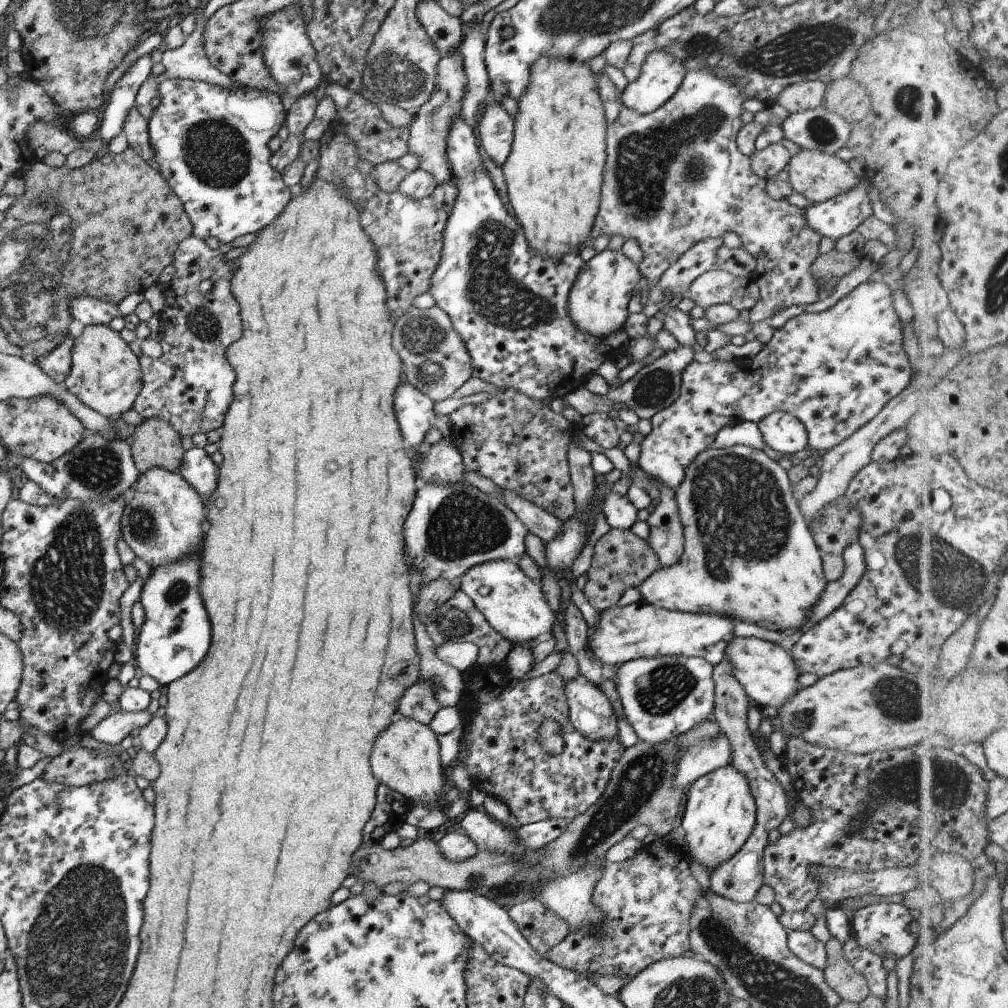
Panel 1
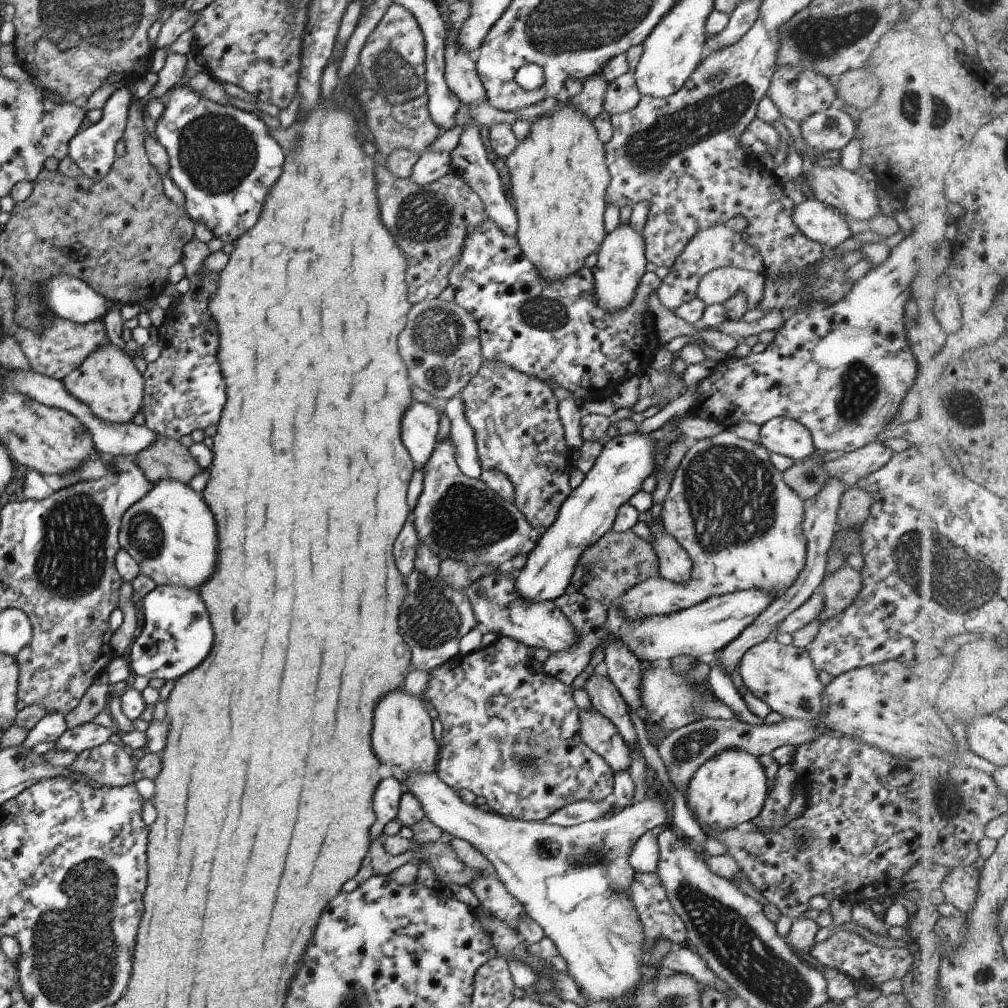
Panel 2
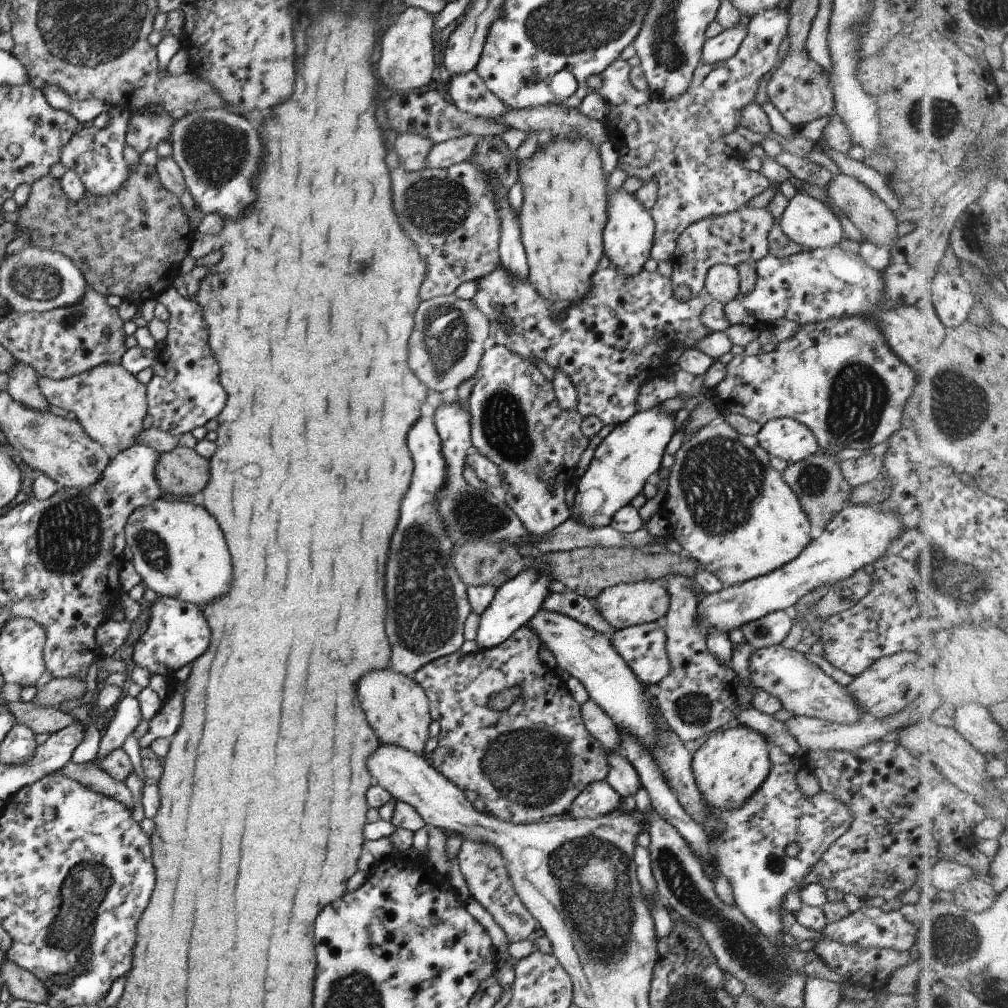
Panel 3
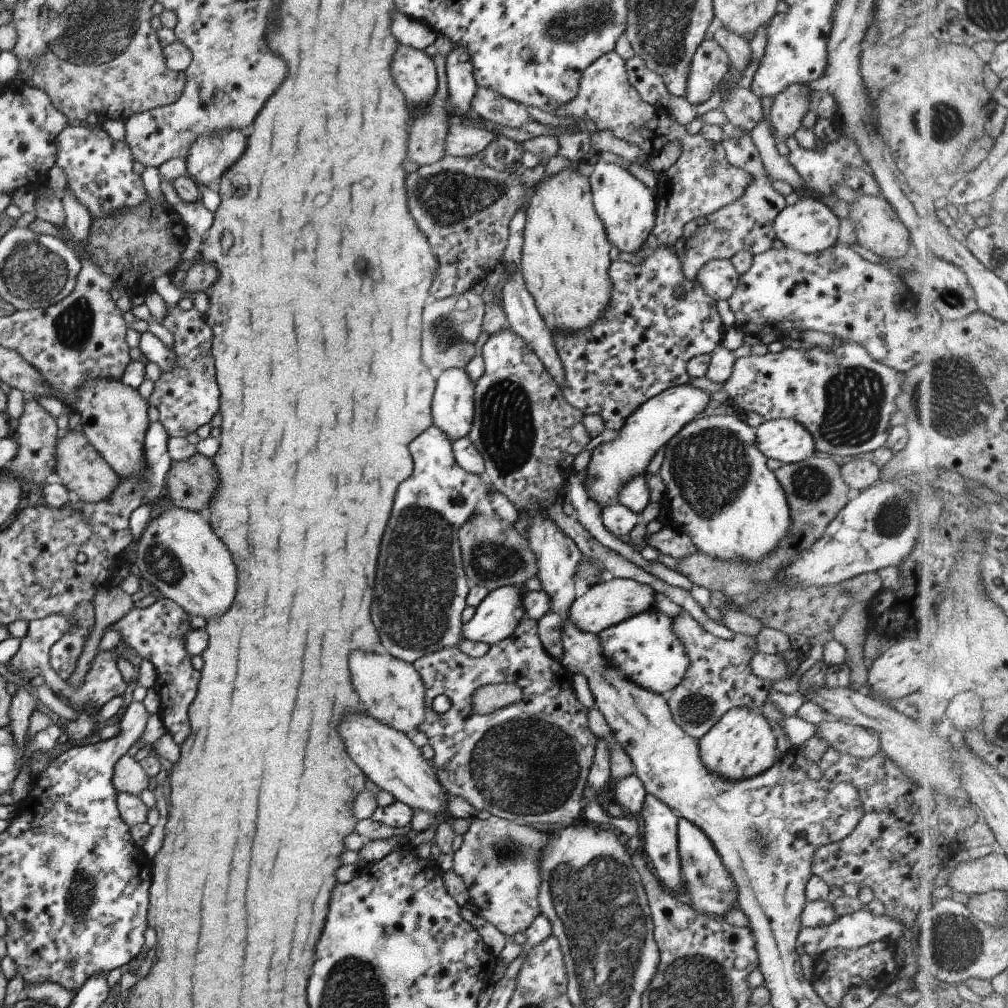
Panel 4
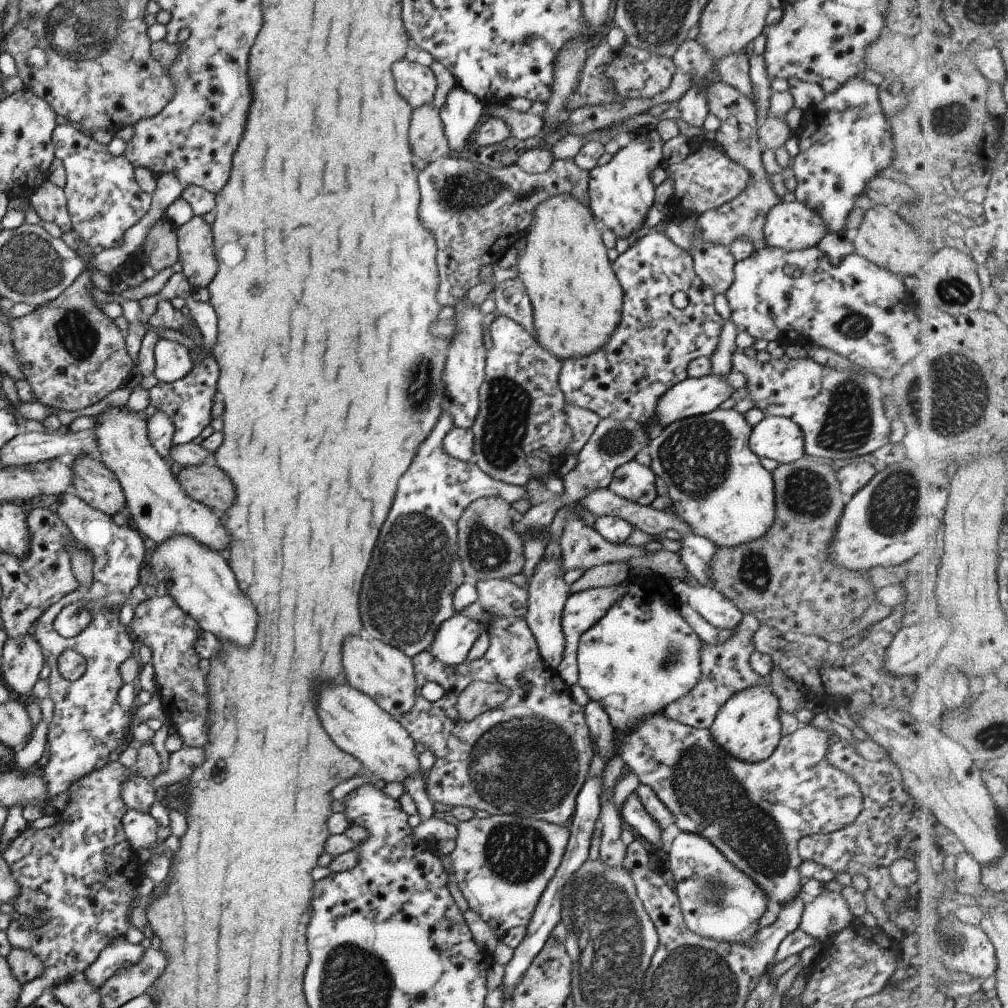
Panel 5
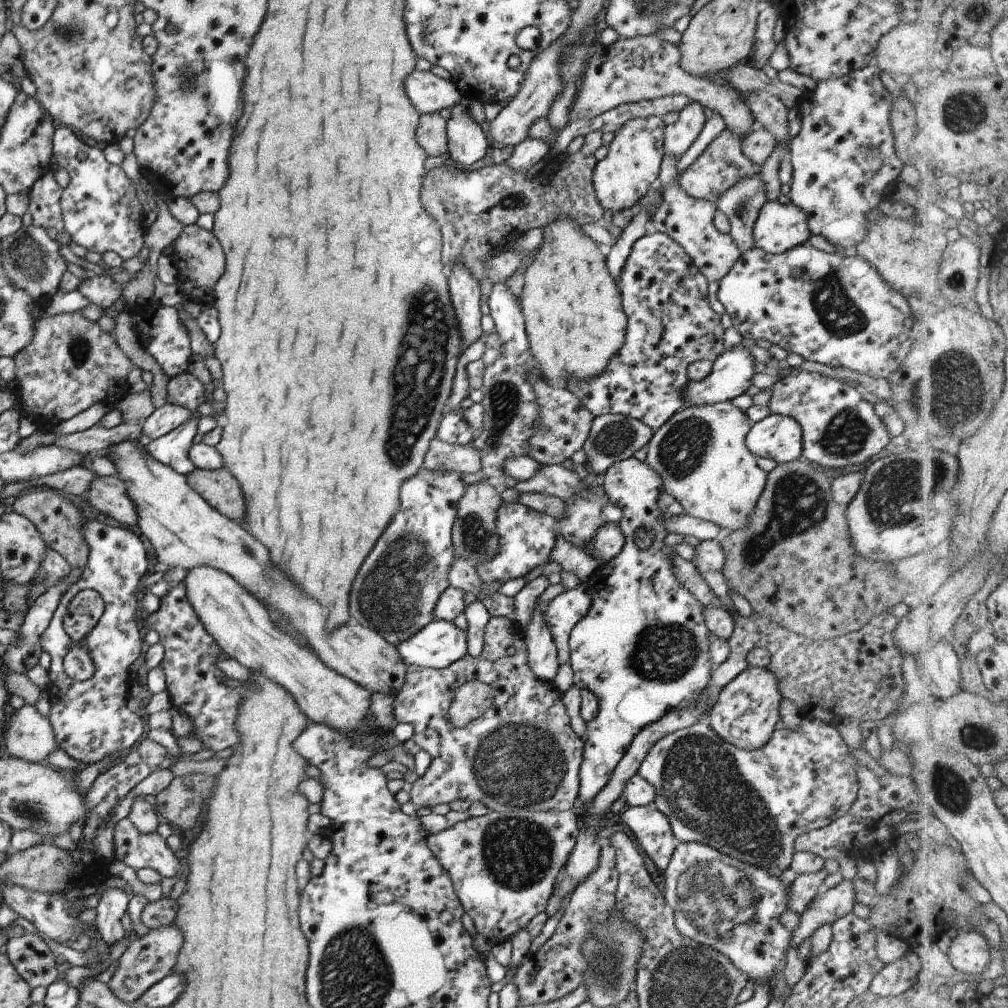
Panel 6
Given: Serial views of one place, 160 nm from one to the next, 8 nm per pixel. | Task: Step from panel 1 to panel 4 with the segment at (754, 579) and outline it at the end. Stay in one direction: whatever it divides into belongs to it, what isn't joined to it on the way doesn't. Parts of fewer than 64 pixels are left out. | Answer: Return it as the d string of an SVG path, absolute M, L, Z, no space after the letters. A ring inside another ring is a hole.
M738 415L708 416L693 419L688 424L685 424L672 438L669 438L669 441L663 447L663 460L657 474L659 474L661 481L665 485L664 492L667 494L669 500L667 511L673 520L673 528L676 531L687 534L689 540L693 542L693 546L697 548L698 552L723 561L738 560L740 557L745 561L759 562L761 558L769 556L769 554L777 548L777 544L785 538L785 534L787 534L787 530L789 530L789 508L787 508L787 500L785 500L785 494L783 494L779 482L777 482L772 472L767 469L766 459L755 447L753 428L747 426ZM606 576L600 583L591 585L589 590L574 598L567 610L567 620L577 630L597 635L601 633L601 630L618 624L625 618L631 618L633 614L639 614L641 610L653 607L656 600L656 593L648 585L630 579Z

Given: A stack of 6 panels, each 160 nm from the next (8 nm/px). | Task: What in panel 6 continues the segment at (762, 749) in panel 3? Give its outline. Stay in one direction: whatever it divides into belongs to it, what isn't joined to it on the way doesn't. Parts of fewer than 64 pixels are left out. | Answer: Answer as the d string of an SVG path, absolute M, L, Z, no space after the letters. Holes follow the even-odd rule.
M749 667L734 676L718 694L717 702L708 710L707 723L713 732L737 748L752 751L771 738L779 719L778 706L782 696L776 677L767 669Z

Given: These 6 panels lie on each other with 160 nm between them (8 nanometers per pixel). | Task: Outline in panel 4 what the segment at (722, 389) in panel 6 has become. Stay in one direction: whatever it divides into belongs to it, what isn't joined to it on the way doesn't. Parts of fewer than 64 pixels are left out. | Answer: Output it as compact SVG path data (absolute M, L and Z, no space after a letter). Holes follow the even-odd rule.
M686 383L663 390L639 406L635 413L623 422L622 428L613 440L603 442L592 450L591 459L582 472L581 479L587 496L599 504L600 510L616 502L615 498L621 486L625 486L625 482L629 482L631 478L645 474L645 468L657 450L663 447L669 438L677 434L685 424L696 419L697 414L707 408L709 400L711 400L709 392L703 392Z

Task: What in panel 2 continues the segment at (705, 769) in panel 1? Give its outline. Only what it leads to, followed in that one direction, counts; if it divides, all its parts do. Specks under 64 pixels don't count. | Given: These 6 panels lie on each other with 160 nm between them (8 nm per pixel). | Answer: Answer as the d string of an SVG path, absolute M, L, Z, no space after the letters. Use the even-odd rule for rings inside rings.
M736 718L730 719L699 719L686 724L671 733L667 733L657 744L656 749L665 767L669 784L679 791L684 789L693 773L711 757L727 749L745 751L754 757L770 754L781 745L796 747L813 740L824 730L817 724L801 719L782 719L772 725L750 725ZM410 773L401 786L418 800L423 814L442 830L445 838L465 840L490 862L505 890L521 904L525 915L542 928L543 936L553 942L558 956L566 962L565 972L577 984L579 994L585 996L588 1003L613 999L623 1002L637 988L644 973L641 968L645 963L645 936L637 910L627 896L635 874L627 857L639 836L654 826L669 822L670 806L661 795L633 802L608 819L599 818L575 826L560 827L543 821L505 818L486 807L465 804L457 796L456 790L441 782L434 773Z

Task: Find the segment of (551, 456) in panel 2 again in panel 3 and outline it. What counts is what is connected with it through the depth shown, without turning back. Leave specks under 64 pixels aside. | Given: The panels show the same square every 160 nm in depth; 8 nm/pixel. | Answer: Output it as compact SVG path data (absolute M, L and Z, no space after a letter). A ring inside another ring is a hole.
M487 344L473 379L466 403L470 417L471 448L497 466L501 474L500 487L505 494L504 504L517 516L530 540L533 543L541 542L551 530L570 518L564 500L565 486L572 483L575 465L589 442L580 432L582 417L576 409L560 408L550 381L541 375L533 363L509 352L505 346Z

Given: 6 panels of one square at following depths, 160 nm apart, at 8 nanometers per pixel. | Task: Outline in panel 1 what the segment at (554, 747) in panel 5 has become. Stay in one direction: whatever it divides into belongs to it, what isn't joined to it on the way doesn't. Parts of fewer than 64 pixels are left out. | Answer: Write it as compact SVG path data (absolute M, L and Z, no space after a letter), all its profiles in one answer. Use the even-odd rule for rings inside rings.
M474 663L468 674L470 676L468 675L463 683L459 696L463 701L459 711L463 720L461 743L467 747L462 763L473 788L505 804L509 814L515 818L519 826L555 818L565 818L569 822L597 802L597 798L601 797L609 782L613 766L623 754L624 747L619 742L618 736L613 740L595 742L583 738L573 728L567 714L565 682L560 676L556 673L547 673L534 678L513 678L501 668L501 663L489 666ZM545 718L551 718L559 724L563 750L555 756L547 754L547 750L541 748L541 744L537 742L537 730Z

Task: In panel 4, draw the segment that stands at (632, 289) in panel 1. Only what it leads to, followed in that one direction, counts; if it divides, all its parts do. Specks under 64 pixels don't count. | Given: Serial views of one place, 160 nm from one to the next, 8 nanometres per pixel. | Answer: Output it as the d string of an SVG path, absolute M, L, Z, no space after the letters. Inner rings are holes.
M601 160L593 165L593 170L587 175L592 206L604 227L607 241L621 252L641 250L656 221L655 190L650 190L619 166Z

